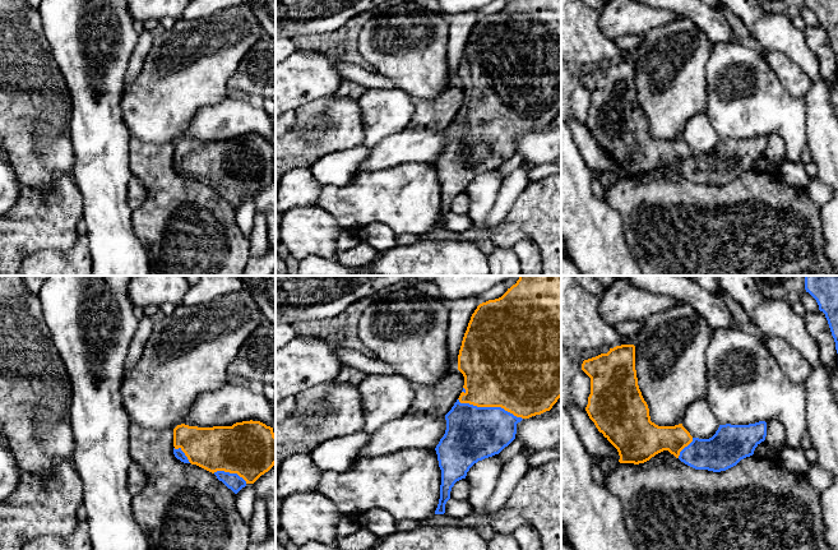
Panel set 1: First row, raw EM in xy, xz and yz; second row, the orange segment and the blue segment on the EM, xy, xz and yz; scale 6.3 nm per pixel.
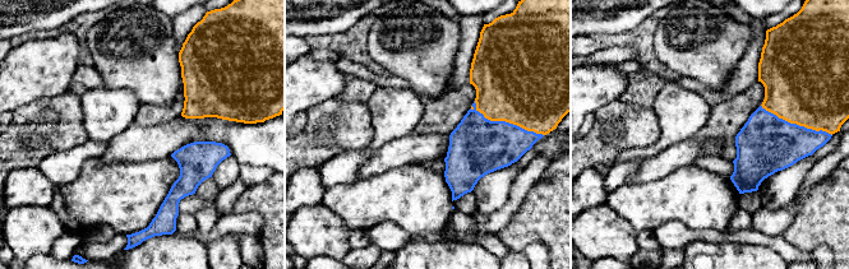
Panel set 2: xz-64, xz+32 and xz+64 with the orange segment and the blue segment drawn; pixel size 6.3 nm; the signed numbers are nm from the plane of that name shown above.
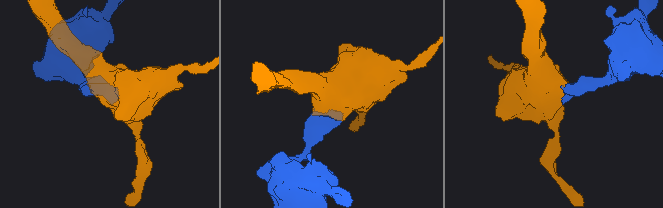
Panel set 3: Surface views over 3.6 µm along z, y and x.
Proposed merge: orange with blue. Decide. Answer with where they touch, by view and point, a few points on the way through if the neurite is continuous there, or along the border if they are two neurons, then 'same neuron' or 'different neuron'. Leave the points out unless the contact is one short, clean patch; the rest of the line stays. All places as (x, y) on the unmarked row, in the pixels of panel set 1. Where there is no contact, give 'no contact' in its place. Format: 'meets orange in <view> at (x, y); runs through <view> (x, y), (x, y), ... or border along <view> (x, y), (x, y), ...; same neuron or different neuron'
meets orange in xz at (490, 120); same neuron

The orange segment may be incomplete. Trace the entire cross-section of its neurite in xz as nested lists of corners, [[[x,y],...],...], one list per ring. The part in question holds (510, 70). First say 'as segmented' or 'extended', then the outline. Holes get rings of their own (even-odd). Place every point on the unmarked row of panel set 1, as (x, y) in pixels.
extended; [[[511,0],[501,11],[480,18],[462,55],[458,84],[464,91],[463,105],[445,129],[446,144],[435,162],[441,184],[435,228],[445,227],[452,202],[474,177],[499,168],[515,153],[518,137],[550,125],[561,111],[561,0]]]

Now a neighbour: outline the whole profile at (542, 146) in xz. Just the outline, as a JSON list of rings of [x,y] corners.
[[[546,125],[517,138],[515,153],[534,166],[559,162],[561,165],[561,126]]]

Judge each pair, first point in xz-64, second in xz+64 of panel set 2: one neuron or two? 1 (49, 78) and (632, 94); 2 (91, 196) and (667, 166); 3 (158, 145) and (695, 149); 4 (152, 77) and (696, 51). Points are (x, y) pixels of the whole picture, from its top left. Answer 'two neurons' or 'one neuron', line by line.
1: two neurons
2: two neurons
3: one neuron
4: one neuron

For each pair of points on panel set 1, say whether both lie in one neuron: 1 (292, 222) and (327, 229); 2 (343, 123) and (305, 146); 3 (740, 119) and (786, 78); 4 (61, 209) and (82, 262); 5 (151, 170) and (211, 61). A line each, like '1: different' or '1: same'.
1: same
2: same
3: different
4: different
5: different

